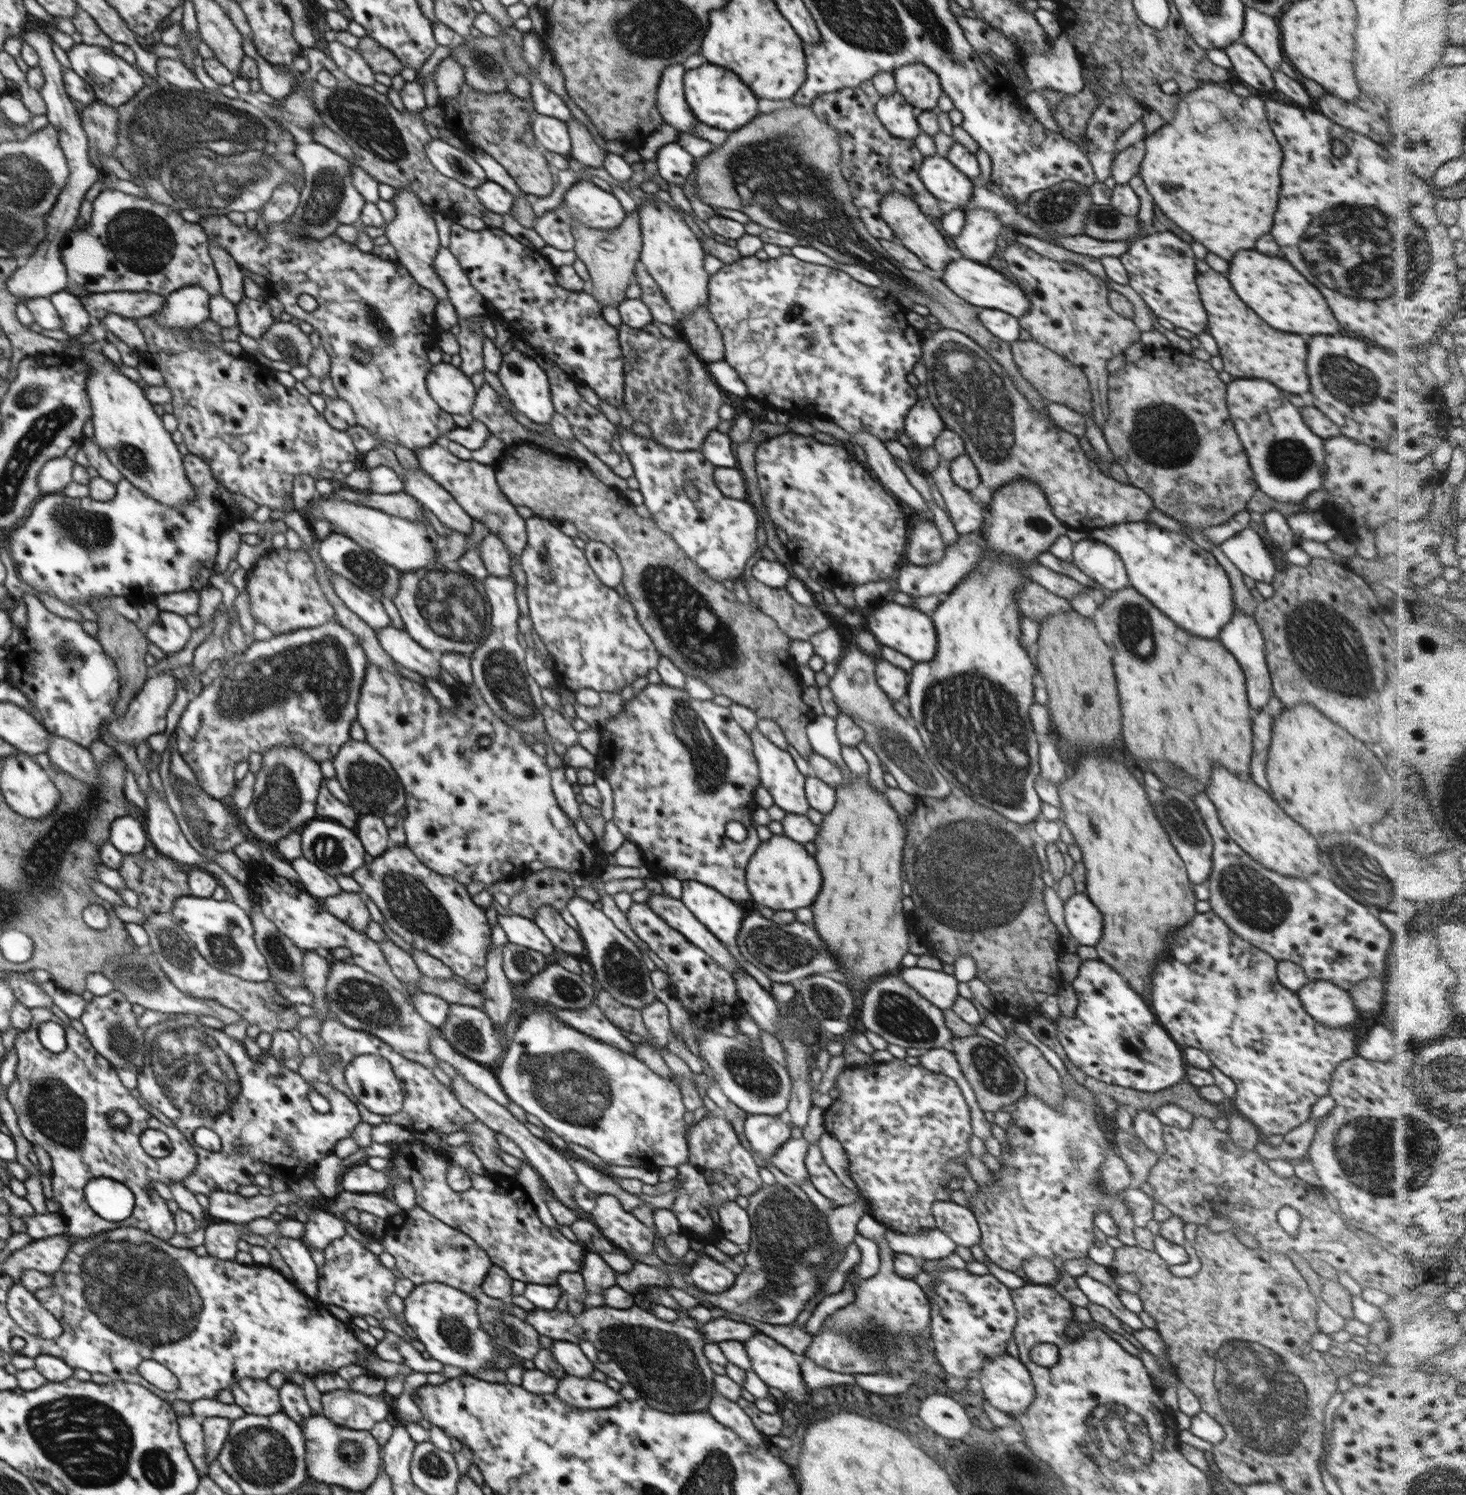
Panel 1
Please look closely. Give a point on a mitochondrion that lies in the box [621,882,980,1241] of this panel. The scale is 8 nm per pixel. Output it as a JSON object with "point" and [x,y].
{"point":[896,1014]}

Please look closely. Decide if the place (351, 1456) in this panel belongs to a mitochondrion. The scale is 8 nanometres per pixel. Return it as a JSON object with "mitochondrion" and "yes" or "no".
{"mitochondrion":"yes"}

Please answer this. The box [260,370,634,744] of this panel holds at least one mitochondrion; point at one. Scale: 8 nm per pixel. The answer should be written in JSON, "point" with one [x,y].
{"point":[451,606]}

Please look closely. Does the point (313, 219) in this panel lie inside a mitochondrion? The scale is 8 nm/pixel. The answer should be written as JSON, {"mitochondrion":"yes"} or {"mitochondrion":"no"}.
{"mitochondrion":"yes"}

